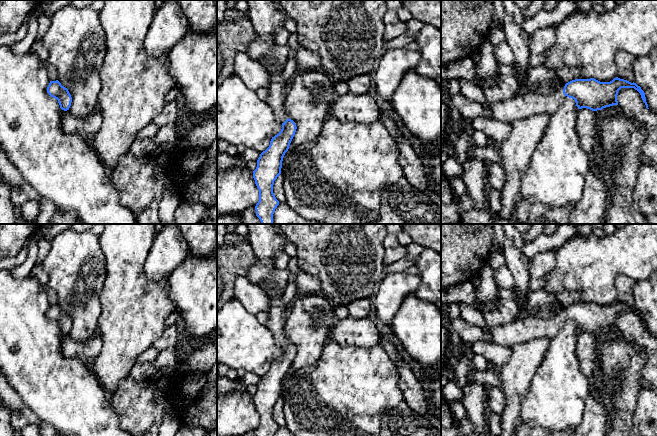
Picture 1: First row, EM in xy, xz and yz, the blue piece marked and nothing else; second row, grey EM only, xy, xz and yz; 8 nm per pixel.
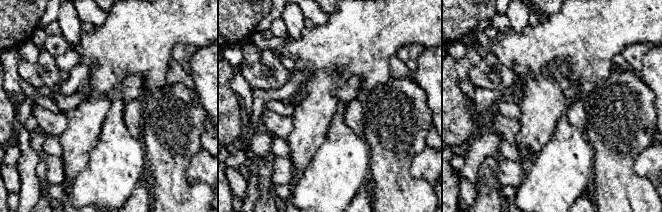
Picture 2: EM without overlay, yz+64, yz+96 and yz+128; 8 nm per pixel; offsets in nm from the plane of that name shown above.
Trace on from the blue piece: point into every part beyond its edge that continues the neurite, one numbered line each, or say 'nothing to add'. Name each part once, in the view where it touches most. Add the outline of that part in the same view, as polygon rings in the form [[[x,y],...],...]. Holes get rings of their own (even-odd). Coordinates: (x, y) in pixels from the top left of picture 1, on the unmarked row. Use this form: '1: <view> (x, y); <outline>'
1: xz (266, 241); [[[247,224],[249,243],[257,261],[250,267],[246,277],[268,295],[269,310],[266,312],[269,321],[266,327],[271,331],[277,346],[284,347],[288,341],[284,334],[284,325],[289,307],[284,304],[283,291],[275,291],[271,286],[276,269],[274,257],[284,251],[284,241],[275,224]]]

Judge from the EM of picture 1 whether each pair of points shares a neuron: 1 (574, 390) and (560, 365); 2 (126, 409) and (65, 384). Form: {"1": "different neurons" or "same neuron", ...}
{"1": "same neuron", "2": "different neurons"}

